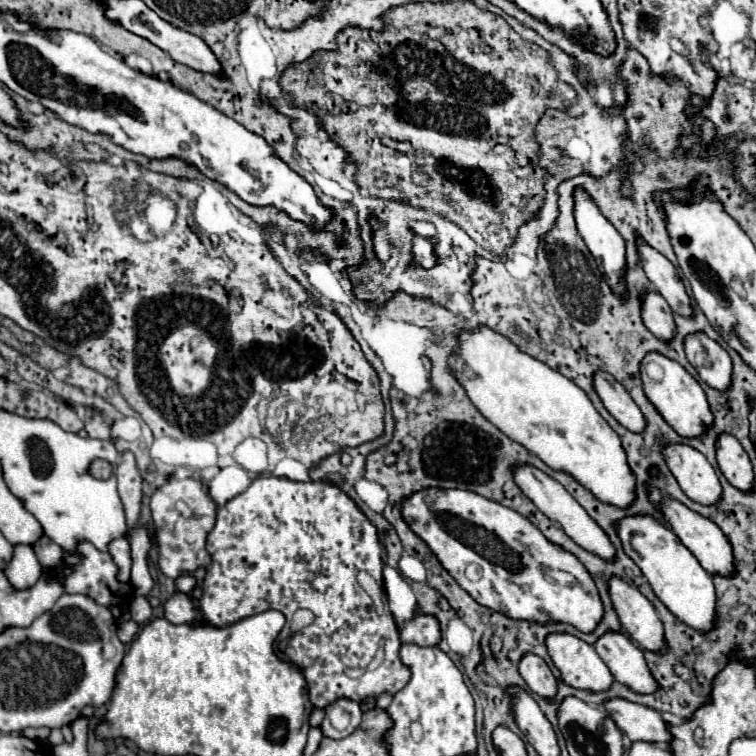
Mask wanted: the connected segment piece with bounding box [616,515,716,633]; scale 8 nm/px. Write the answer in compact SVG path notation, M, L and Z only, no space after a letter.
M652 515L622 517L616 521L616 533L622 541L624 553L640 567L642 575L648 579L656 597L686 625L708 631L714 625L716 593L712 585L712 575L702 569L692 551L674 535L670 527Z

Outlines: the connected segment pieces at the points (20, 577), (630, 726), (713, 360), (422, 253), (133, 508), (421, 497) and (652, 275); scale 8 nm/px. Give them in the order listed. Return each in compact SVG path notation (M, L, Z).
M16 545L14 557L6 565L4 573L14 589L30 589L40 579L42 565L38 563L30 545Z
M608 699L602 707L630 741L670 741L666 721L654 709L630 703L628 699Z
M696 331L686 335L684 351L686 359L698 371L700 379L706 381L710 387L724 391L730 385L730 373L732 373L730 355L706 333Z
M422 235L414 237L414 241L412 241L412 253L414 253L416 265L426 267L426 269L434 265L434 249L432 249L432 245Z
M122 453L122 461L116 467L116 479L118 479L118 495L126 509L128 529L136 529L142 501L142 477L138 473L132 453Z
M426 487L422 491L414 491L402 501L402 517L410 525L410 529L434 551L434 555L454 577L454 581L480 605L504 613L510 619L526 619L538 623L572 623L584 633L592 631L598 625L602 617L602 601L590 573L572 553L550 543L526 517L522 517L514 509L508 509L472 491Z
M640 235L636 239L636 249L640 255L640 265L646 277L654 283L658 293L668 301L674 313L678 315L692 315L690 297L686 295L684 283L676 271L676 267L654 247L650 247Z

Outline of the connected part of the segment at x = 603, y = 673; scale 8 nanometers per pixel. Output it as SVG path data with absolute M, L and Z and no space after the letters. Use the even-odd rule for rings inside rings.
M550 633L546 637L548 655L560 669L564 683L576 689L606 691L614 681L606 663L592 645L570 633Z

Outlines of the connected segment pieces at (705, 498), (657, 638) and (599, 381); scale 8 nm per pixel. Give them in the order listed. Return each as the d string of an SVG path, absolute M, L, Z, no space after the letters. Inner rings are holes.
M668 443L662 447L668 469L680 483L682 491L702 505L712 505L718 501L722 487L708 463L708 459L686 443Z
M618 575L610 577L608 595L630 639L640 649L660 651L664 645L664 627L652 603L634 585L618 579Z
M596 371L592 381L594 381L594 389L598 391L598 397L602 399L610 415L626 429L640 433L644 429L644 417L638 405L630 399L628 391L612 375L606 375L602 371Z

